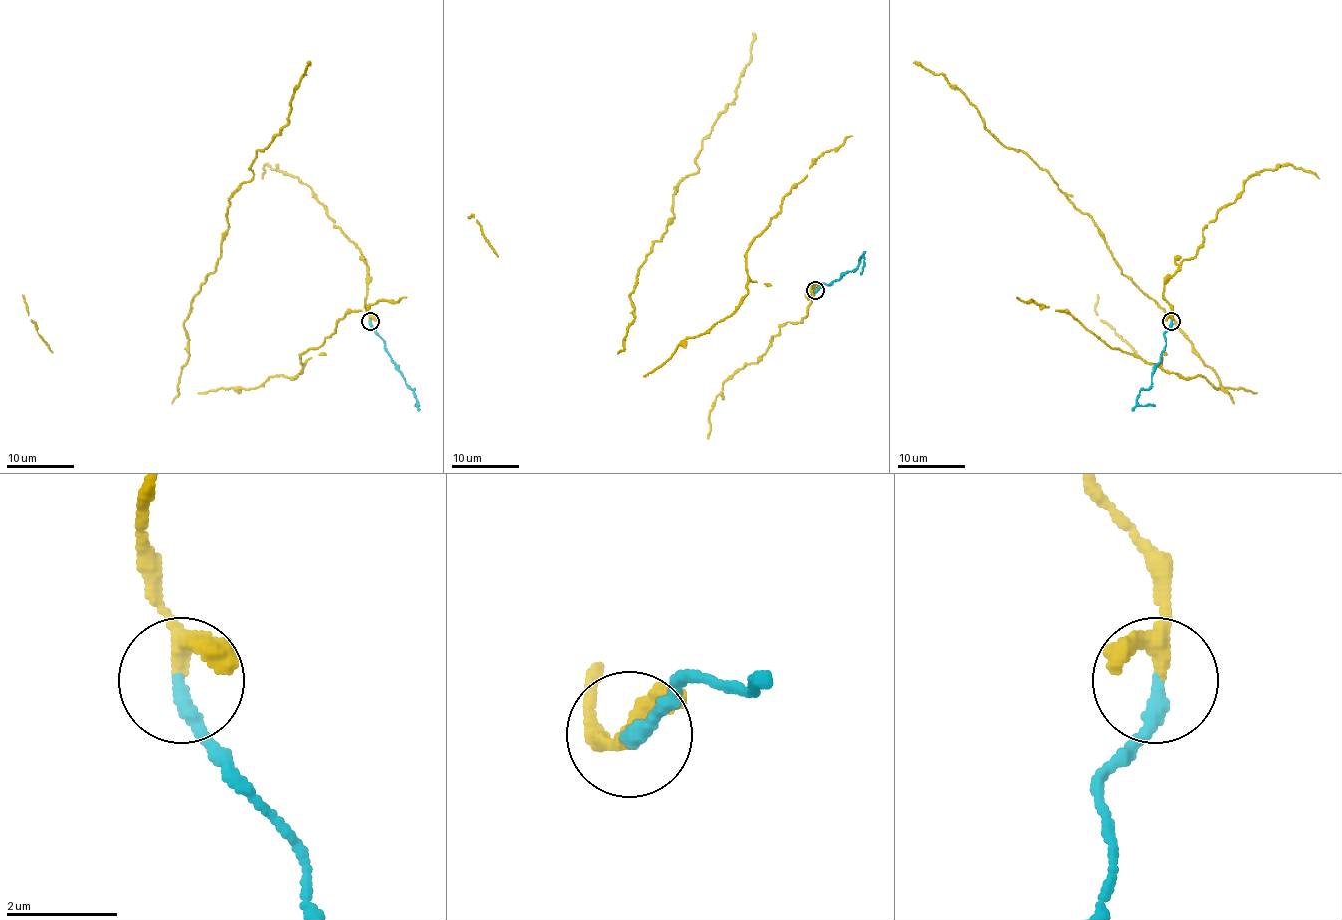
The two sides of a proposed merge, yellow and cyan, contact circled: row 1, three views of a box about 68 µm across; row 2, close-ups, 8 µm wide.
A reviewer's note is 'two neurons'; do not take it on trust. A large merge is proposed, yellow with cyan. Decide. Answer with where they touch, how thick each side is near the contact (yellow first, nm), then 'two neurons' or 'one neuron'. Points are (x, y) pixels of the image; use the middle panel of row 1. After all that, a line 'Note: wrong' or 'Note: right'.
place (815, 290); calibres 240 and 280 nm; one neuron
Note: wrong

